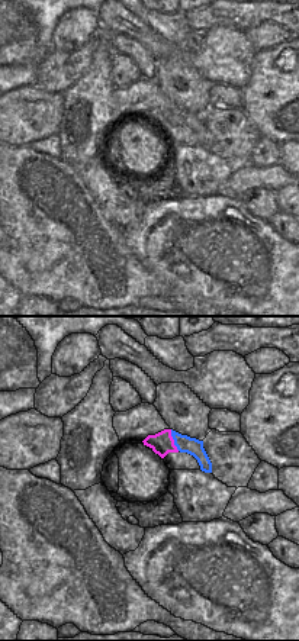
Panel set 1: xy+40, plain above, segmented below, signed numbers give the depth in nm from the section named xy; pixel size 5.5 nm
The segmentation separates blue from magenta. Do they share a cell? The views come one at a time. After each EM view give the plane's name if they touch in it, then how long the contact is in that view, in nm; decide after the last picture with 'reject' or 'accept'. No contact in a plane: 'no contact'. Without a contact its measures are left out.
xy+40 | 130 nm

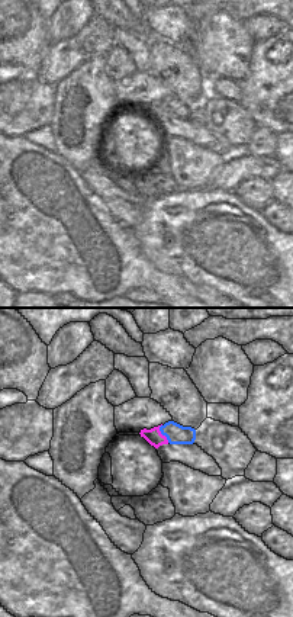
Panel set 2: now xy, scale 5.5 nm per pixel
xy | 110 nm

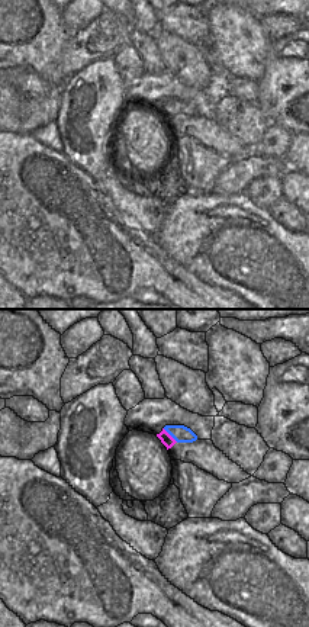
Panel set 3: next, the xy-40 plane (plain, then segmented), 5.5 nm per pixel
xy-40 | 120 nm

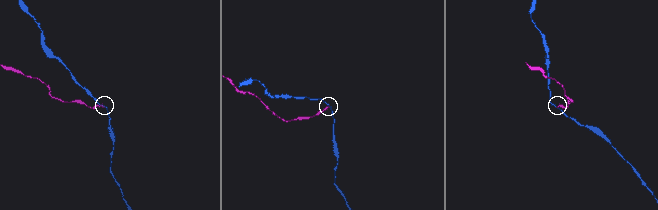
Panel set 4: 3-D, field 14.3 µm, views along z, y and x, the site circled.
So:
reject

